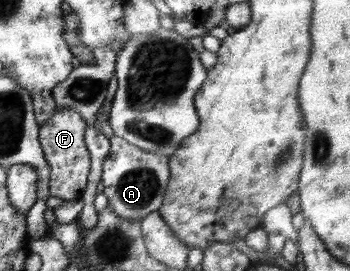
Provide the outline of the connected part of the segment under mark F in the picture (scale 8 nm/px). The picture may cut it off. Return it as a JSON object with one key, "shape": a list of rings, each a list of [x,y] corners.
{"shape":[[[59,107],[55,116],[46,125],[39,127],[39,141],[42,143],[43,153],[51,167],[49,194],[67,200],[76,200],[82,196],[88,174],[91,169],[91,156],[85,143],[86,120],[79,111]]]}

